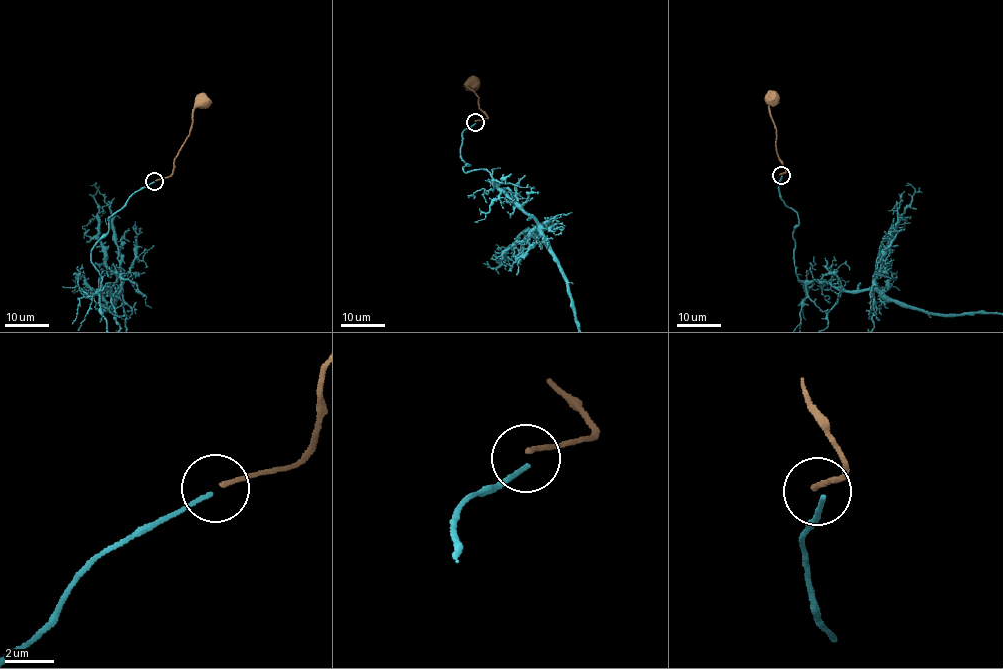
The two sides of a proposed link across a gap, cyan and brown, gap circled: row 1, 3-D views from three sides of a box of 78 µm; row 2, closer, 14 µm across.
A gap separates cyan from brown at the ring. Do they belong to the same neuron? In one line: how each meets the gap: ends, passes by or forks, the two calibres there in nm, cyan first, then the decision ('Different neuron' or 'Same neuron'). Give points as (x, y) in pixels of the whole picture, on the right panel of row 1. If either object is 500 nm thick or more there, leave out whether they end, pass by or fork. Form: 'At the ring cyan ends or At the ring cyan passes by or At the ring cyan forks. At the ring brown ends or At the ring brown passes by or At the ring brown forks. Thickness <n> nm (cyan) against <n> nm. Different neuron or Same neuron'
At the ring cyan ends. At the ring brown ends. Thickness 180 nm (cyan) against 190 nm. Different neuron

